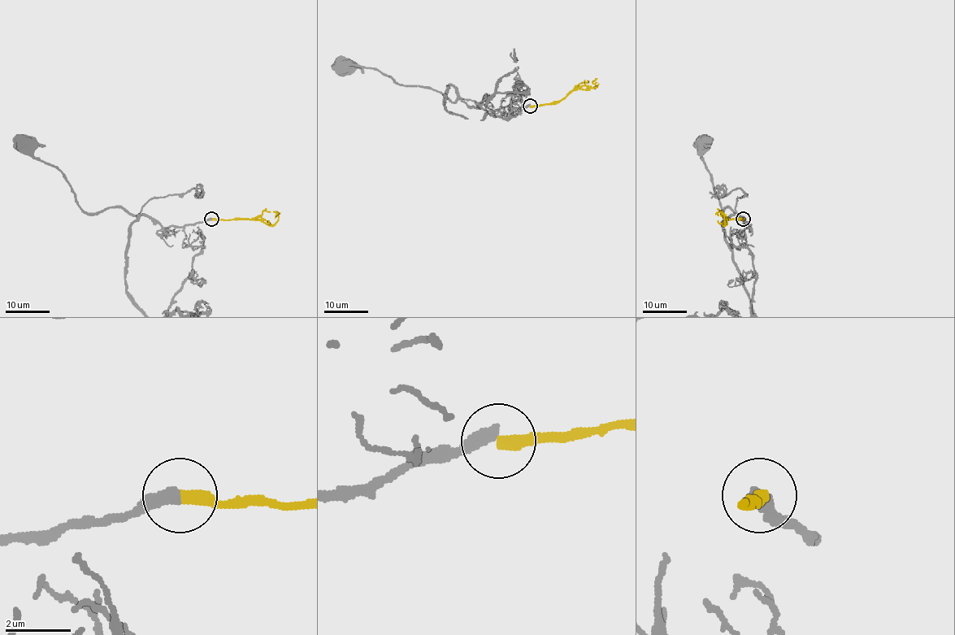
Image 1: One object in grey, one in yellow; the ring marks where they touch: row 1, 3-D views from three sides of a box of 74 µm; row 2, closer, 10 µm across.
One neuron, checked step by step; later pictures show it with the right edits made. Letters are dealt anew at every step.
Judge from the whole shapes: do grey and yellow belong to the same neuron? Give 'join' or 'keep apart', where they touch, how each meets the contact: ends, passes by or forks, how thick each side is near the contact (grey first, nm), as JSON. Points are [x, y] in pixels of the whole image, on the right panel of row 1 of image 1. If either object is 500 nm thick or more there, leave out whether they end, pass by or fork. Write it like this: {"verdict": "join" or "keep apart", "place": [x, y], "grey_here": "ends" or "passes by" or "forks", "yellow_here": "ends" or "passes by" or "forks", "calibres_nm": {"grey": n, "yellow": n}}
{"verdict": "keep apart", "place": [743, 219], "grey_here": "ends", "yellow_here": "ends", "calibres_nm": {"grey": 400, "yellow": 400}}

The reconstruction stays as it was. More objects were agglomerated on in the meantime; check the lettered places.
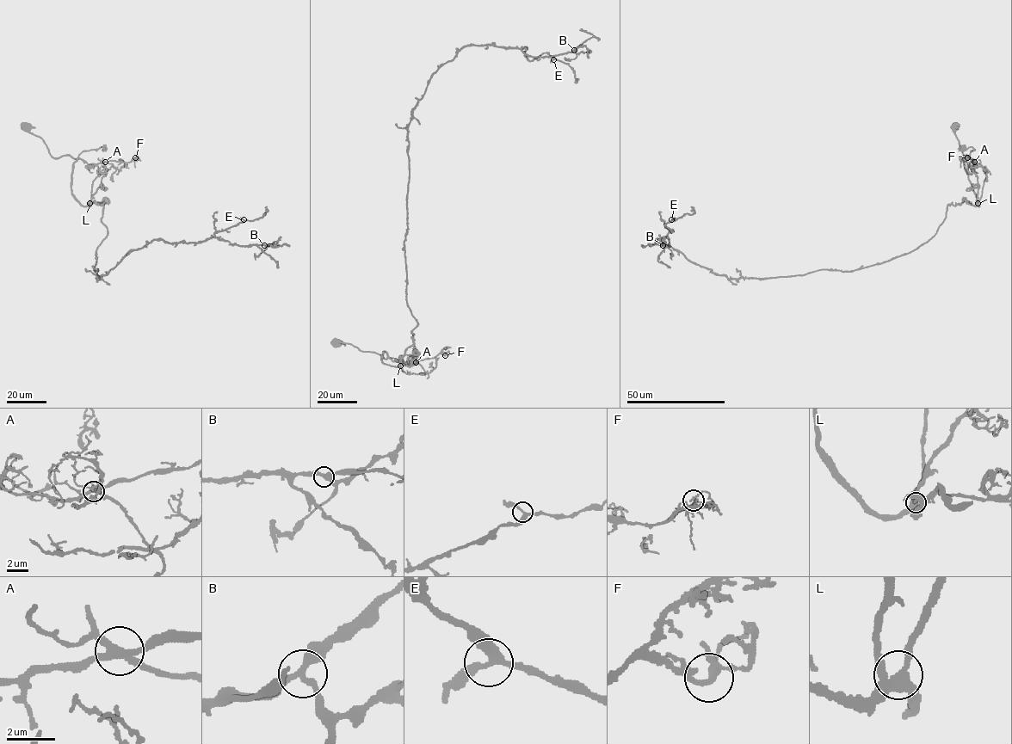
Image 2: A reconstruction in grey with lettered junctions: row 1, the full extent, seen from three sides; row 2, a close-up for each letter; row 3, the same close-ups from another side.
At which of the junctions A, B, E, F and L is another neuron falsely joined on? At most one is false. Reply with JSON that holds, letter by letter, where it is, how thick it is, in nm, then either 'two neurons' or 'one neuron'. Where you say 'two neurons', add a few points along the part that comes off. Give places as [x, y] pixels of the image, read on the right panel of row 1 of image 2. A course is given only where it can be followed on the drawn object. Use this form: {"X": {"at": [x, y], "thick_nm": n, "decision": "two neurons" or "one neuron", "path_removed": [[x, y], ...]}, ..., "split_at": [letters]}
{"A": {"at": [974, 162], "thick_nm": 280, "decision": "two neurons", "path_removed": [[974, 162], [987, 172], [985, 181]]}, "B": {"at": [663, 245], "thick_nm": 320, "decision": "one neuron"}, "E": {"at": [671, 219], "thick_nm": 280, "decision": "one neuron"}, "F": {"at": [967, 157], "thick_nm": 200, "decision": "one neuron"}, "L": {"at": [978, 203], "thick_nm": 360, "decision": "one neuron"}, "split_at": ["A"]}

